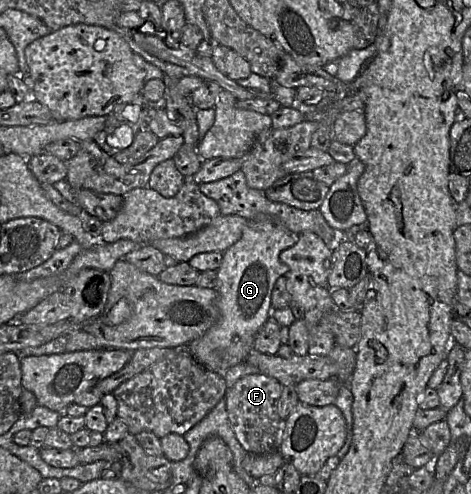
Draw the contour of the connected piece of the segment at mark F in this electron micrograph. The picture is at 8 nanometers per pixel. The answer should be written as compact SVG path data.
M249 374L227 388L224 399L232 429L242 447L253 454L278 451L283 440L285 419L279 414L279 399L283 385L264 374Z

